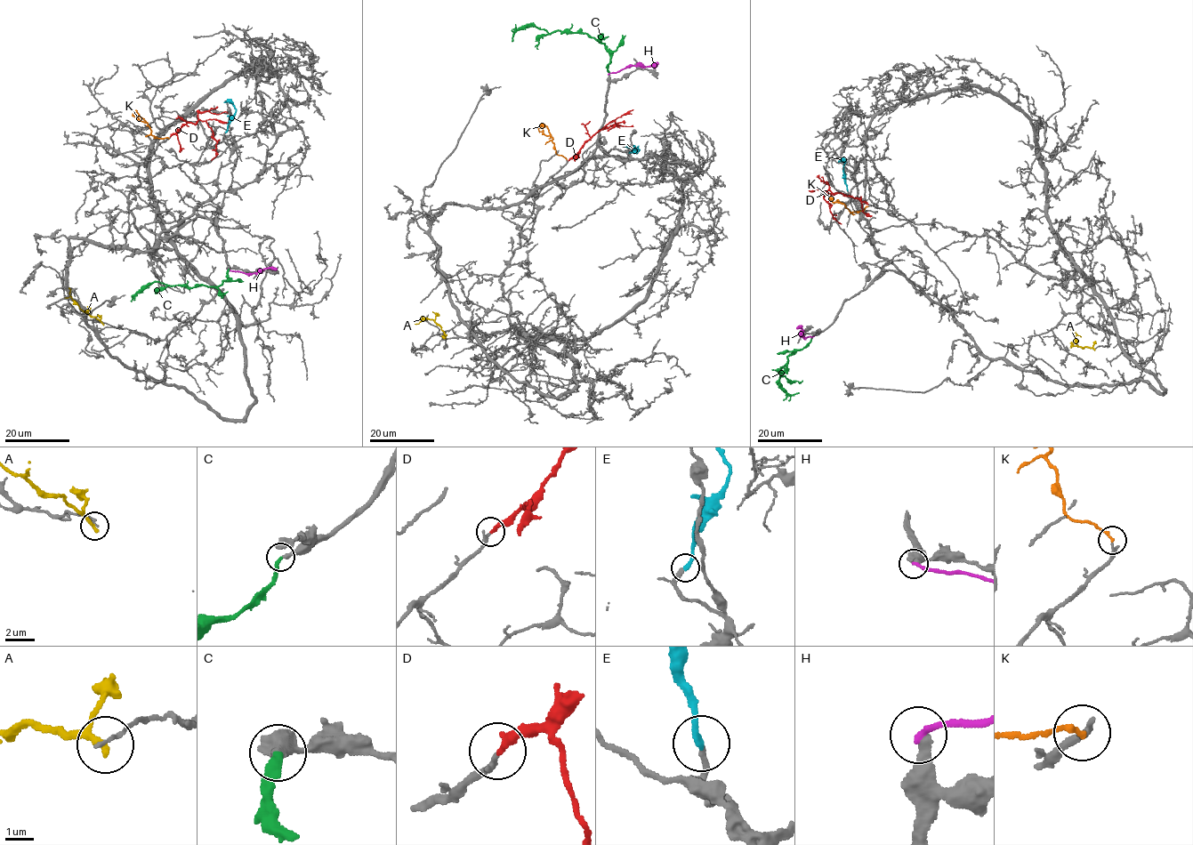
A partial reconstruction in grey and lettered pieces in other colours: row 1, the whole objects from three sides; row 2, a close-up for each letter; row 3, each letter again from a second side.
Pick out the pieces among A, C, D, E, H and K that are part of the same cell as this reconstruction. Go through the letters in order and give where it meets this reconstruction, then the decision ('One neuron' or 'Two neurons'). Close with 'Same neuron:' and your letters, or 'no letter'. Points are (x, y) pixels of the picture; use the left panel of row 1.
A: Touches grey at (102, 324). Two neurons
C: Touches grey at (228, 269). One neuron
D: Touches grey at (170, 136). One neuron
E: Touches grey at (226, 132). One neuron
H: Touches grey at (228, 269). Two neurons
K: Touches grey at (169, 138). Two neurons
Same neuron: C, D, E

